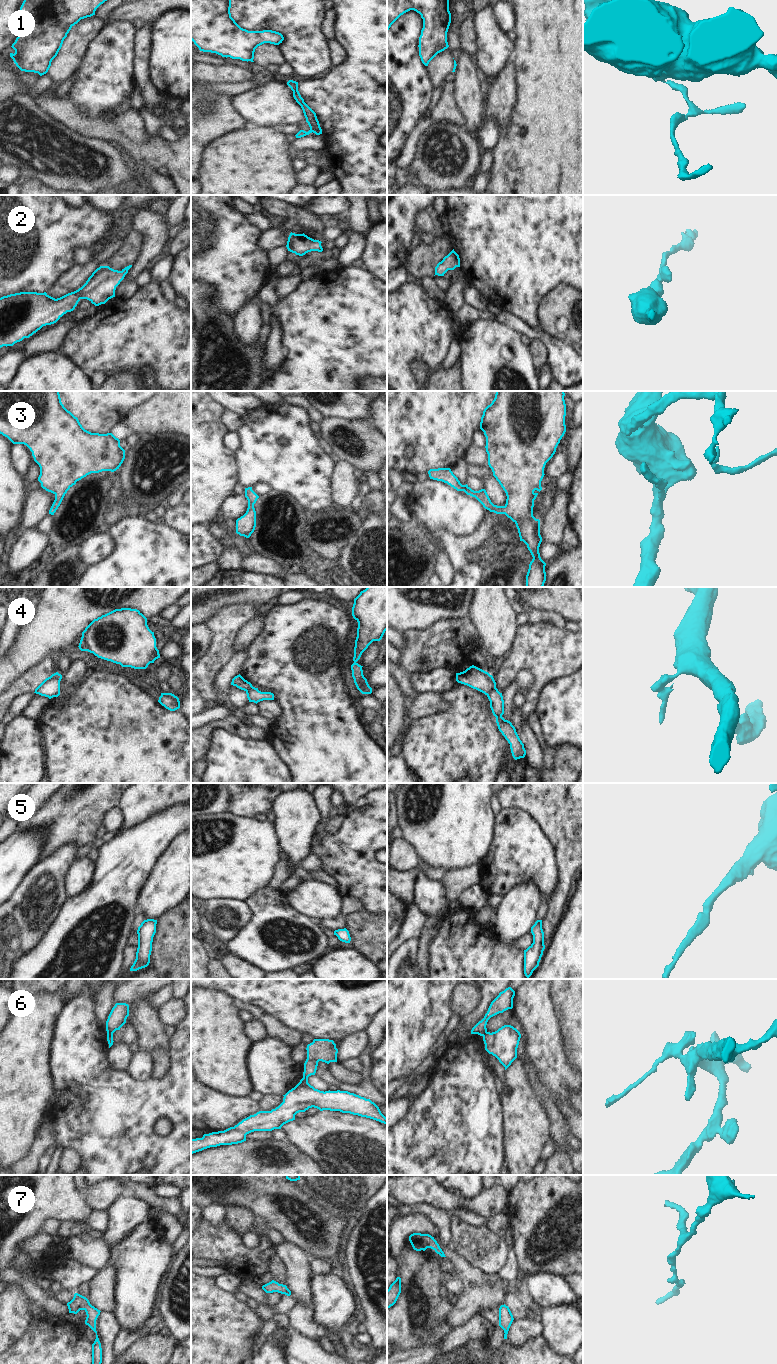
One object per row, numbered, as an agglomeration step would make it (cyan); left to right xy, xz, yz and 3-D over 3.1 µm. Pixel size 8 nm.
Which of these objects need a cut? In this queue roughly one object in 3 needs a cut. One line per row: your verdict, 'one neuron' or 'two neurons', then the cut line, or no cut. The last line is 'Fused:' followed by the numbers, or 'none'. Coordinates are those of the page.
1: two neurons; cut xz (253, 54), (250, 60)
2: one neuron; cut none
3: one neuron; cut none
4: two neurons; cut yz (495, 687), (487, 695)
5: one neuron; cut none
6: two neurons; cut xy (107, 1032), (112, 1036)
7: one neuron; cut none
Fused: 1, 4, 6

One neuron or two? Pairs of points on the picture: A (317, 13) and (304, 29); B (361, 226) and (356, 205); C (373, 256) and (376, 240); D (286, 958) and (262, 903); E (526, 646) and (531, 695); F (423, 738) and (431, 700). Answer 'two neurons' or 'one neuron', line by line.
A: one neuron
B: one neuron
C: one neuron
D: one neuron
E: one neuron
F: two neurons

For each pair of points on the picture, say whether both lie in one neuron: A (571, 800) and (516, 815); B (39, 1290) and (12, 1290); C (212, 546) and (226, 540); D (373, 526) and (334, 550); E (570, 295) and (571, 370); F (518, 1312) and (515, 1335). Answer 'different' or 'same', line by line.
A: different
B: different
C: different
D: different
E: different
F: different

